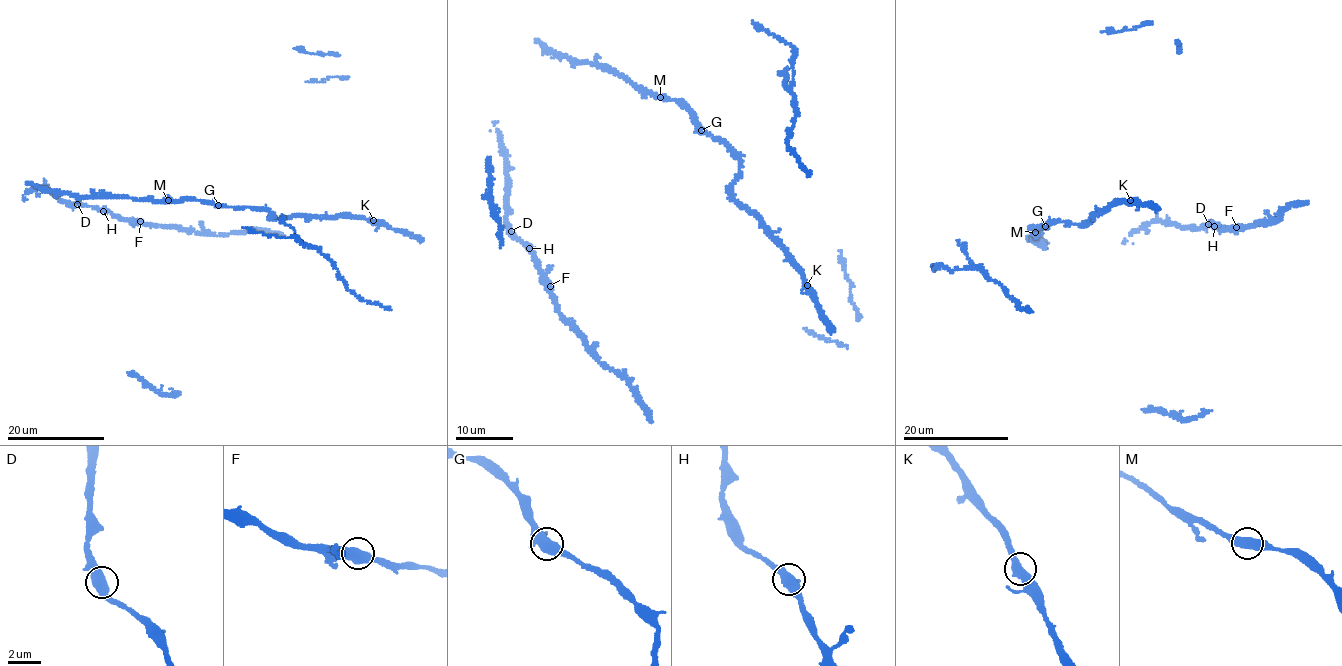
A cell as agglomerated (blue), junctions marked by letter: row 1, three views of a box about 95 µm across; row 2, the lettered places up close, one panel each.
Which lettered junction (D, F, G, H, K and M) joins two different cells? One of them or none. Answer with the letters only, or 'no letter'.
no letter

